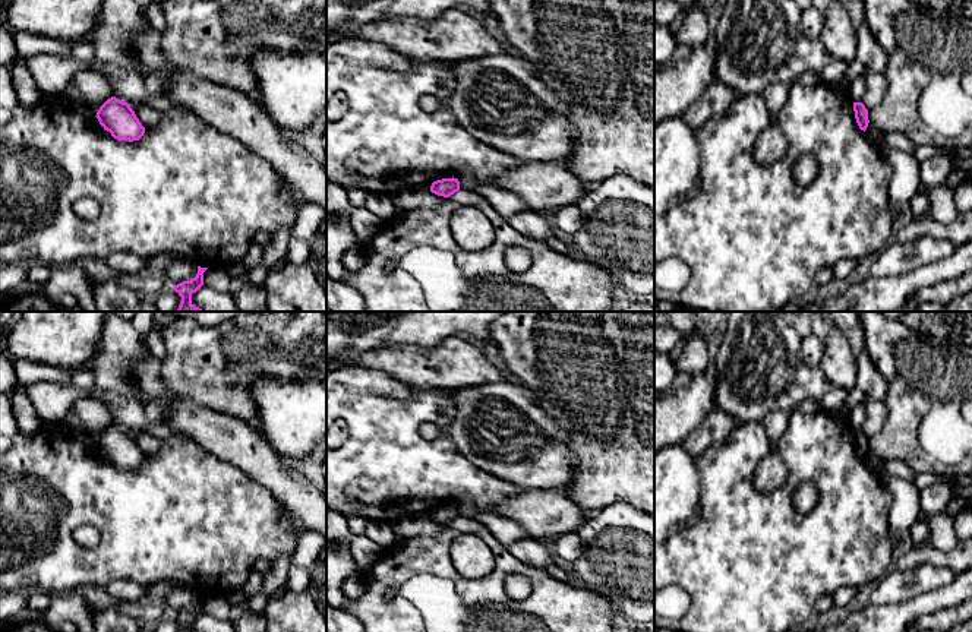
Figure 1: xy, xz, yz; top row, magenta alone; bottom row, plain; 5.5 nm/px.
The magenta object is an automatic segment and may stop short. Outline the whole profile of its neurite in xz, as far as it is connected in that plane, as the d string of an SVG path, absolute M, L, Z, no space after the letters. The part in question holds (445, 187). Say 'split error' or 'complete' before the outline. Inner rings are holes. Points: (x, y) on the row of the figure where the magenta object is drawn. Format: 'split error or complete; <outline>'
complete; M454 177L436 180L430 186L432 193L438 196L444 196L444 198L449 198L451 195L454 195L458 190L460 190L460 181L458 178L454 178Z

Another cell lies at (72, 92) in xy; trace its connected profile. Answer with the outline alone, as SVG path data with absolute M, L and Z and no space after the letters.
M67 85L67 88L63 92L75 105L82 107L86 113L97 116L101 105L97 105L94 102L88 102L82 94L78 91L76 86Z

